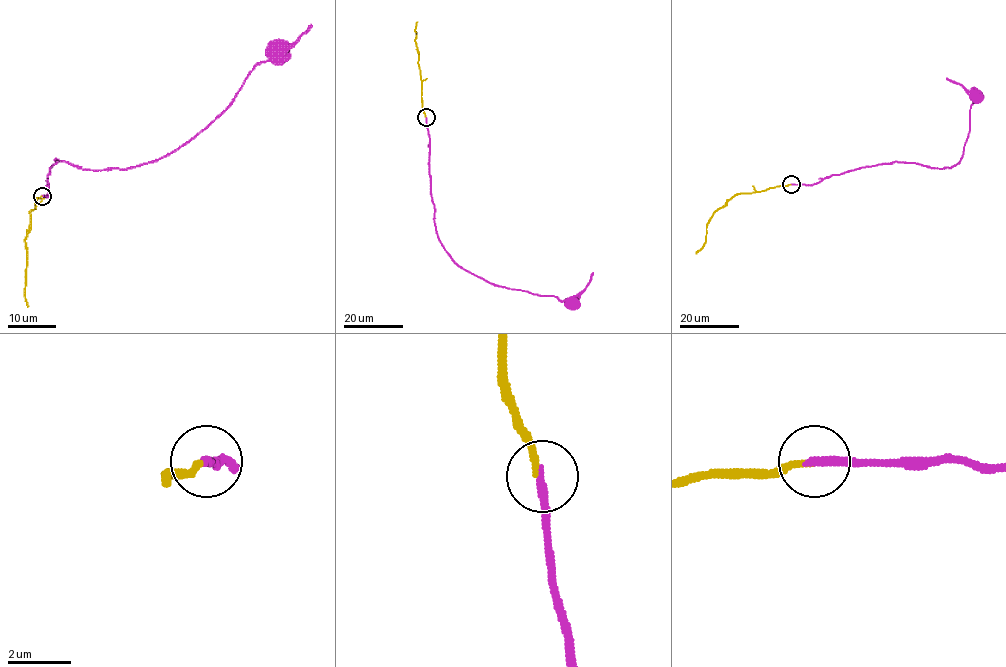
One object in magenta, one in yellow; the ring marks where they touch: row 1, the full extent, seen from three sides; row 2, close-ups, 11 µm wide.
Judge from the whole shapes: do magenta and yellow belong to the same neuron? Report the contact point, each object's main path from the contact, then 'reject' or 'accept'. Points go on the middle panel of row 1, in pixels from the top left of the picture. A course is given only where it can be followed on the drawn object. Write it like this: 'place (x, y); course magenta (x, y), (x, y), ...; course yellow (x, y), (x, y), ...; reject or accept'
place (426, 117); course magenta (425, 117), (434, 226), (438, 240), (450, 257), (490, 283), (555, 296), (559, 300), (570, 298), (572, 302); course yellow (425, 117), (415, 39), (417, 22); accept

